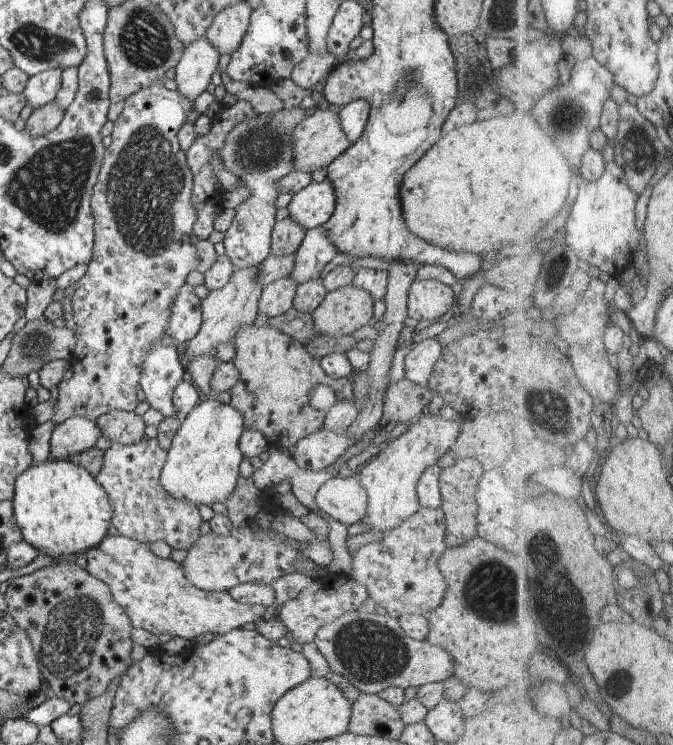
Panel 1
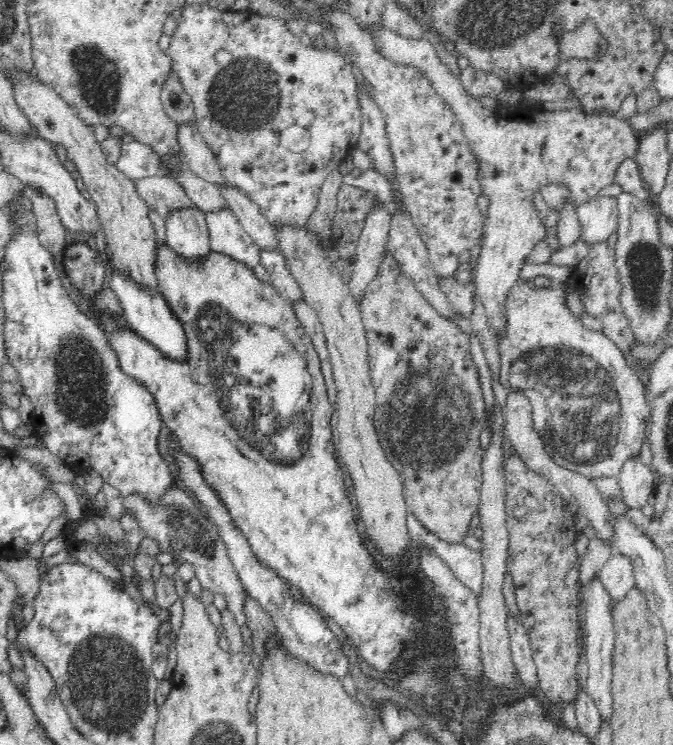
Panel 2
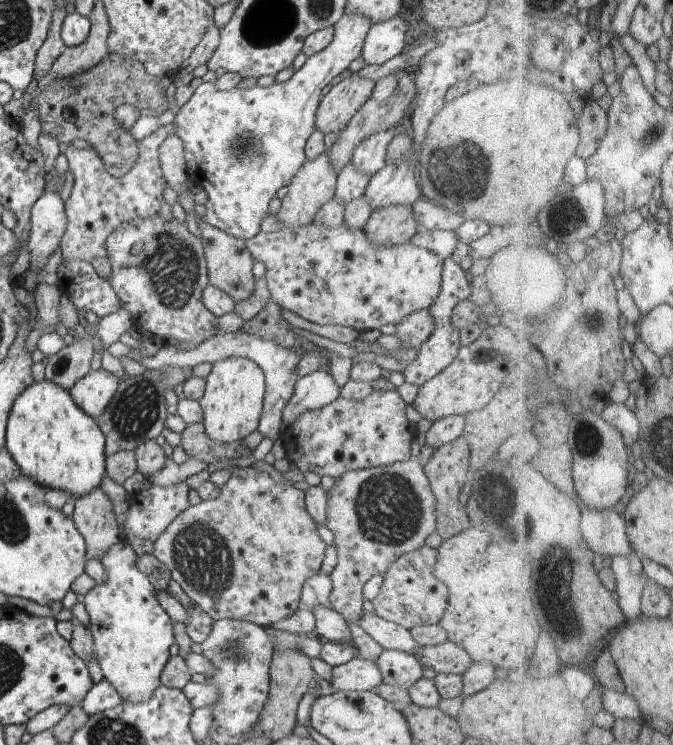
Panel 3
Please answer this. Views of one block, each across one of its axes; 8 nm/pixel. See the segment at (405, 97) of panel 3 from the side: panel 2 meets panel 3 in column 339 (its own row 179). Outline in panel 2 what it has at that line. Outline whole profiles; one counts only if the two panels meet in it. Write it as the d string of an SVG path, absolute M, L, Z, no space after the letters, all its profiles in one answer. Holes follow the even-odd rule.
M160 175L139 179L135 182L137 194L152 209L166 219L173 211L184 208L197 208L185 189L175 180Z

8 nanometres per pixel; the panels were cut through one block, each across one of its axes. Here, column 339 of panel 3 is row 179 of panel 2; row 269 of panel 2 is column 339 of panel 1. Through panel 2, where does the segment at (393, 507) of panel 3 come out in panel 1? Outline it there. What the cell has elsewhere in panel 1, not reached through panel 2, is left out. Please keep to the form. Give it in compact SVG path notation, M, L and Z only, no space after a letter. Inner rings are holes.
M358 473L347 478L326 477L325 482L322 483L322 486L315 494L315 502L318 512L329 515L331 520L336 519L347 527L362 521L362 518L368 512L368 494L366 494L366 490L360 484Z

